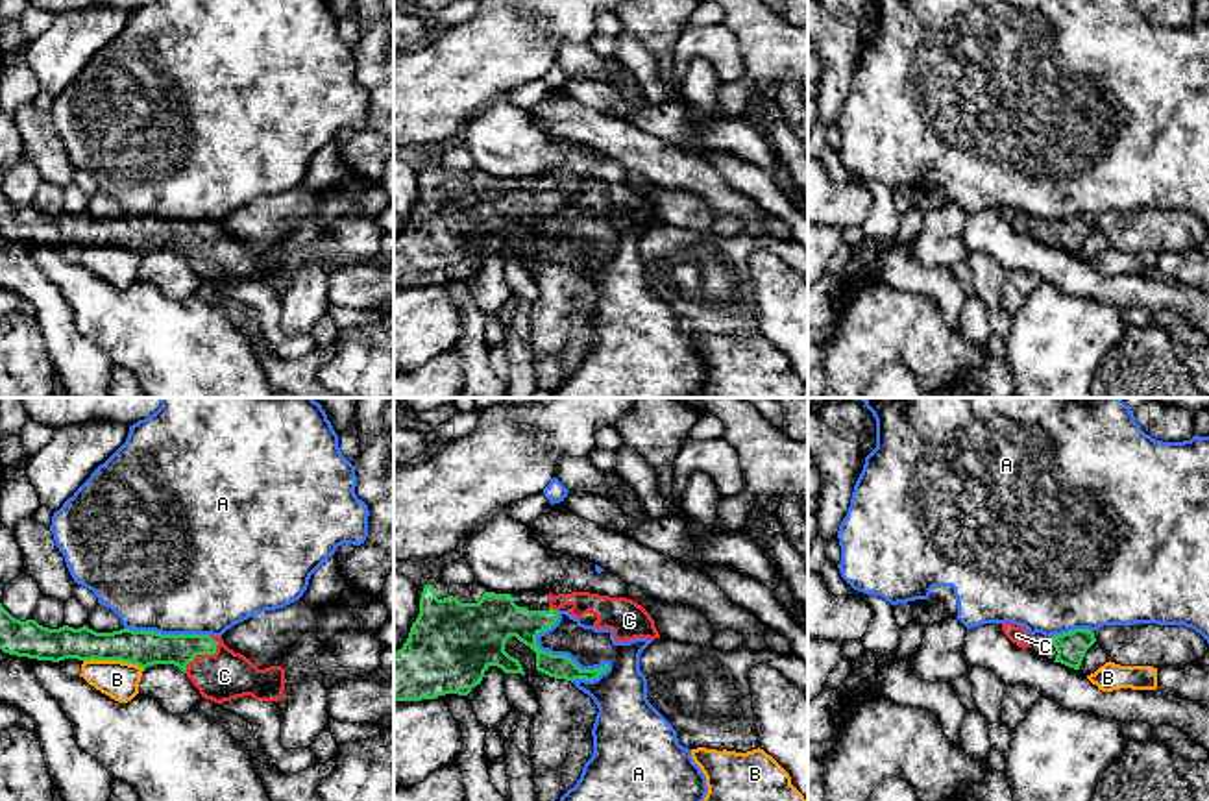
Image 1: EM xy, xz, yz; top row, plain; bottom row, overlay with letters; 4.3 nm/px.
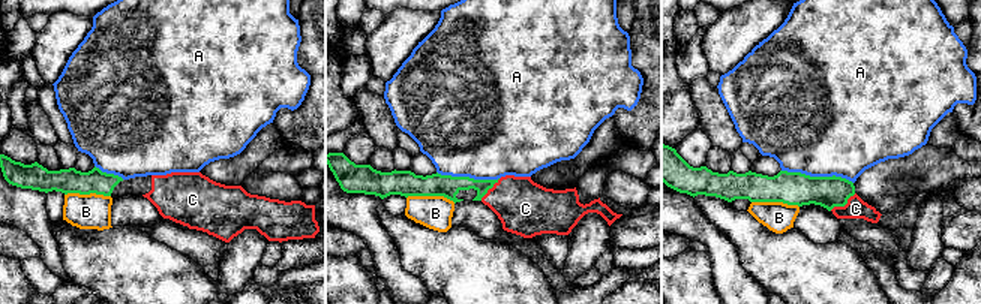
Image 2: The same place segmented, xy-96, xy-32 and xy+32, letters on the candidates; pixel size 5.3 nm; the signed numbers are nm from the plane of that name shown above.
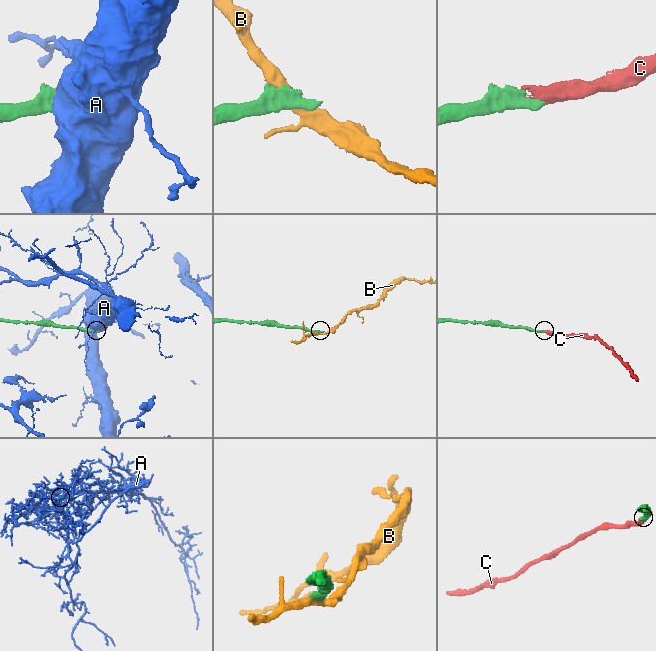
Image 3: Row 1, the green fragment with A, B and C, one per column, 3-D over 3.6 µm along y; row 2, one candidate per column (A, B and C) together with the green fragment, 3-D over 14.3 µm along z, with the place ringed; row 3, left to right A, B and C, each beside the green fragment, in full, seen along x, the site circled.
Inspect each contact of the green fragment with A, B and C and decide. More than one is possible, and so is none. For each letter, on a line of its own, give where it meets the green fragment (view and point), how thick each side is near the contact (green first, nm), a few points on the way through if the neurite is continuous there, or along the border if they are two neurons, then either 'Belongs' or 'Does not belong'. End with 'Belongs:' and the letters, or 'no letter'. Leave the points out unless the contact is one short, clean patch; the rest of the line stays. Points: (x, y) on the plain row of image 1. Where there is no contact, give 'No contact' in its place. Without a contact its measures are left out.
A: Touches green at xz (561, 241). Thickness 140 nm (green) against 180 nm. Does not belong
B: Touches green at xy (113, 245). Thickness 160 nm (green) against 160 nm. Boundary: xy (84, 245), (121, 245), (143, 254). Does not belong
C: Touches green at xy (202, 239). Thickness 160 nm (green) against 220 nm. Belongs
Belongs: C

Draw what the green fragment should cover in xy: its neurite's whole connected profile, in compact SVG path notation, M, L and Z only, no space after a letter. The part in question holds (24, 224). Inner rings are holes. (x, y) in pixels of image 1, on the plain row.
M0 189L0 235L9 240L59 248L122 246L148 253L177 252L214 289L251 281L255 287L279 287L285 281L285 255L259 255L250 244L229 235L222 222L161 220L155 216L120 215L96 218L87 211L48 215L35 205L20 207Z

